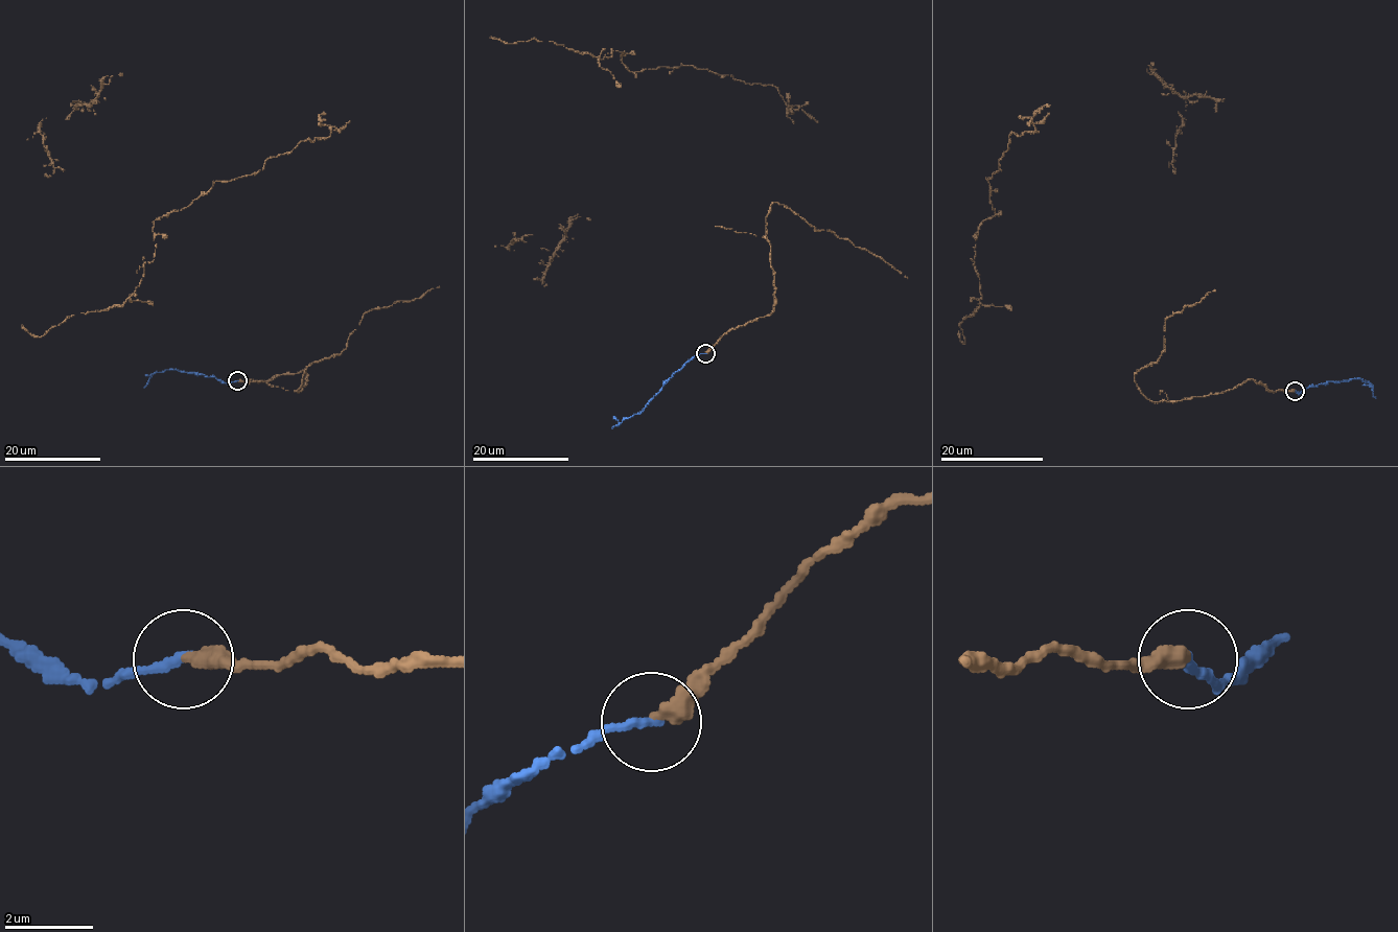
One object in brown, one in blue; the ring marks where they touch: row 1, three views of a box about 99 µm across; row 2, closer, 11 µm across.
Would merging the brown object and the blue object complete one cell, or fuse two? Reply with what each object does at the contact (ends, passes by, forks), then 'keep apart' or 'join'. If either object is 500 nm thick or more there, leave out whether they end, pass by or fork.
brown ends | blue ends | join

